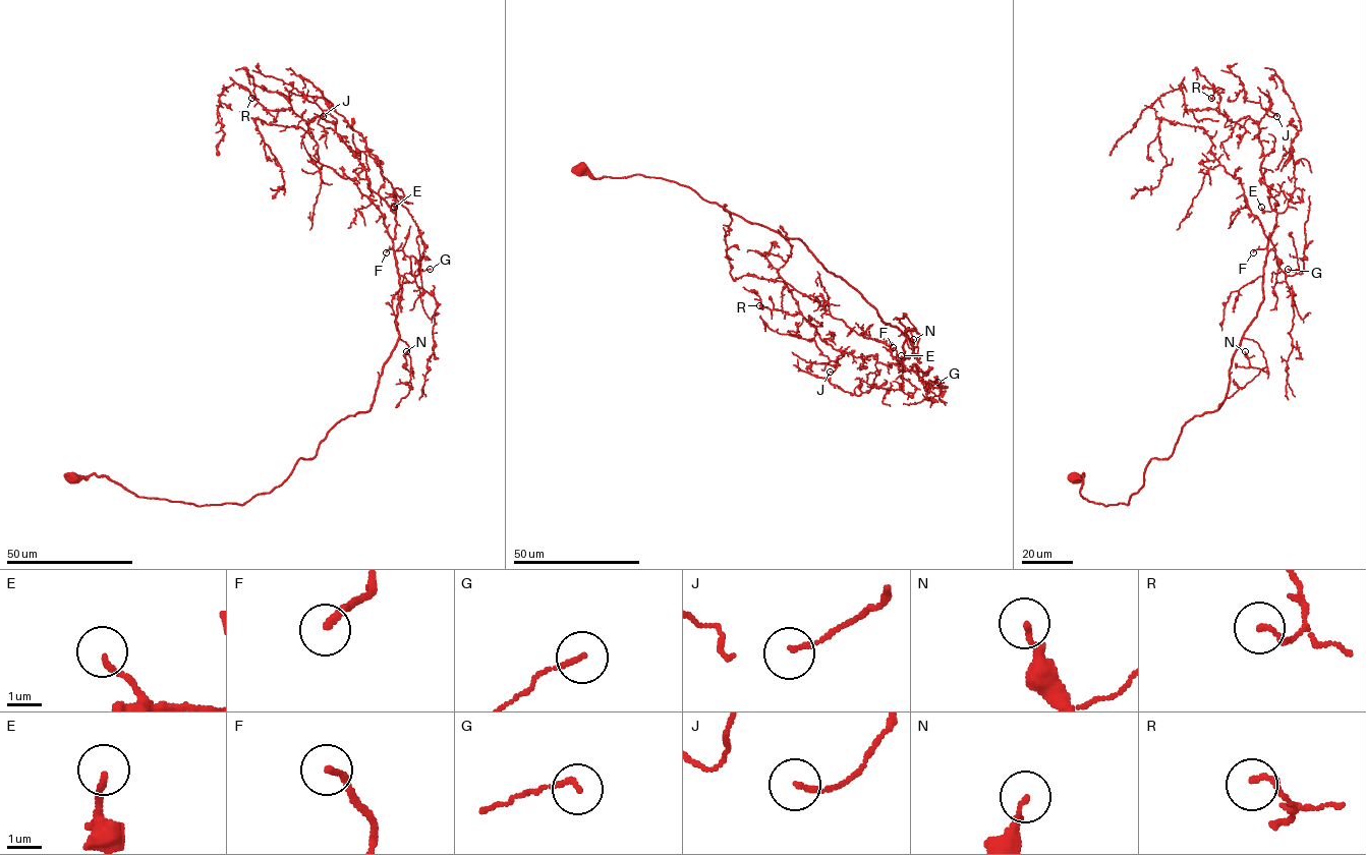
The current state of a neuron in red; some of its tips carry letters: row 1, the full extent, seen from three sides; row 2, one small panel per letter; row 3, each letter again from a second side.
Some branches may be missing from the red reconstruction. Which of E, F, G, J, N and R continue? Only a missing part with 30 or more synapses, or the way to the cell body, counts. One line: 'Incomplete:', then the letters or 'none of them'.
Incomplete: F

